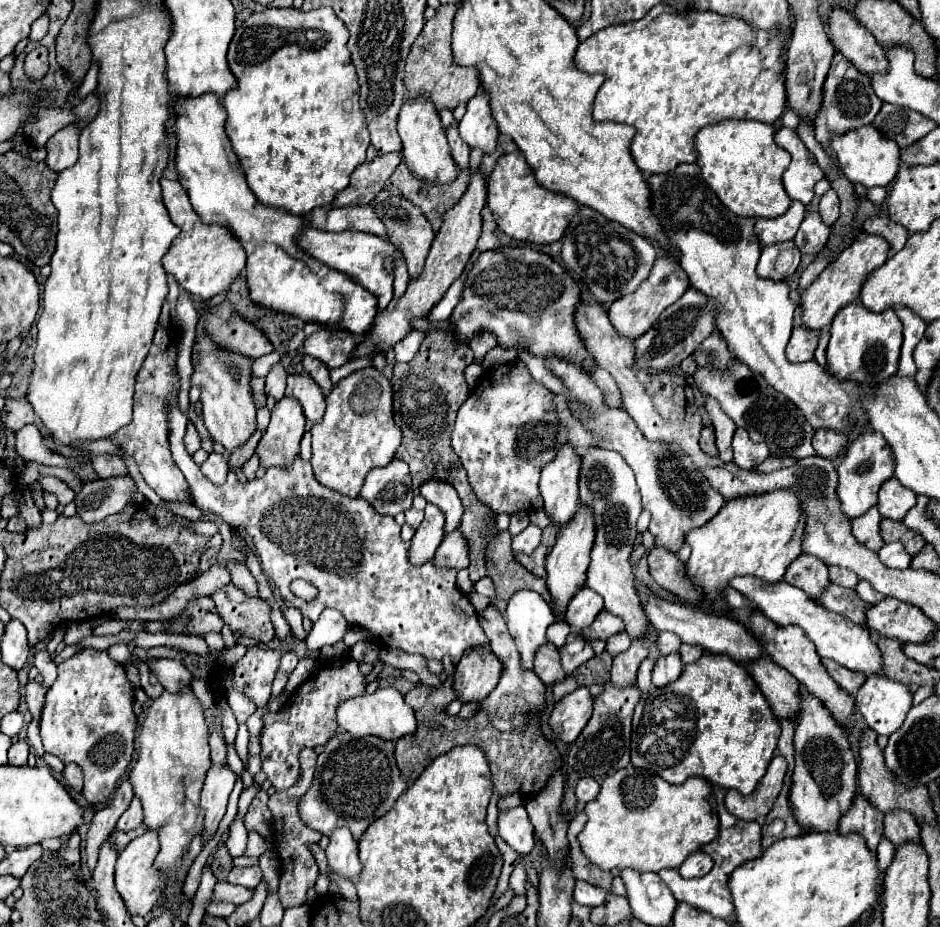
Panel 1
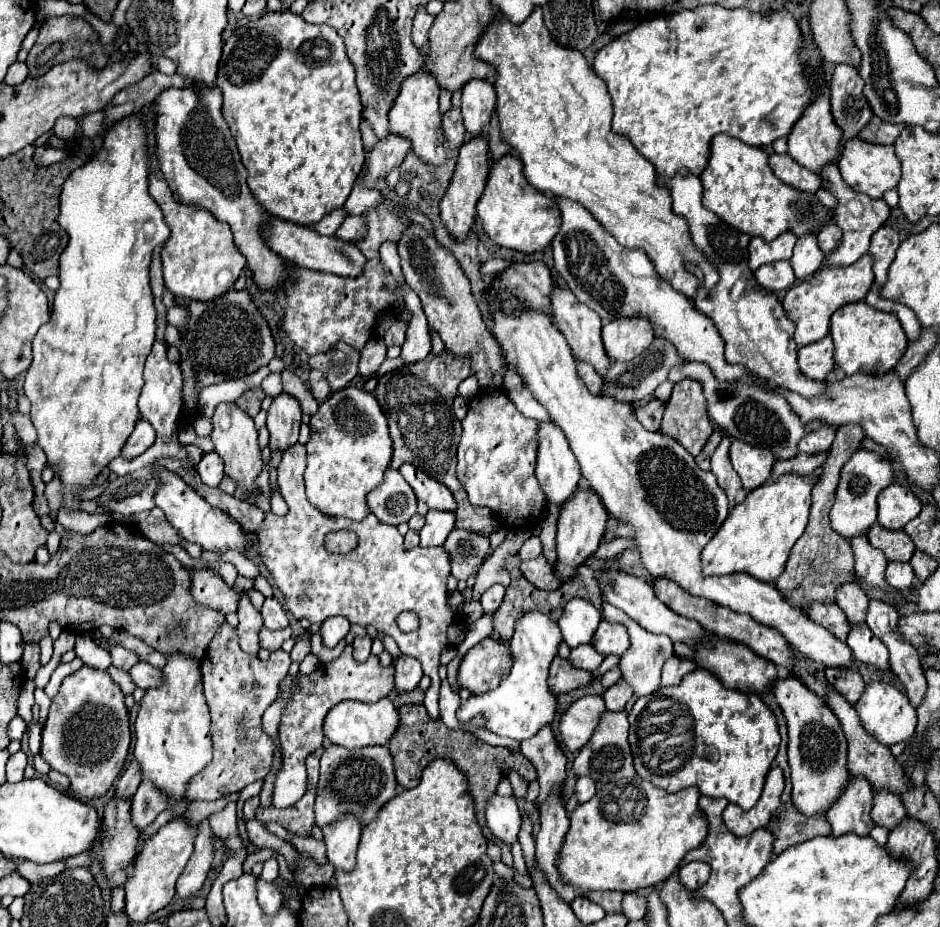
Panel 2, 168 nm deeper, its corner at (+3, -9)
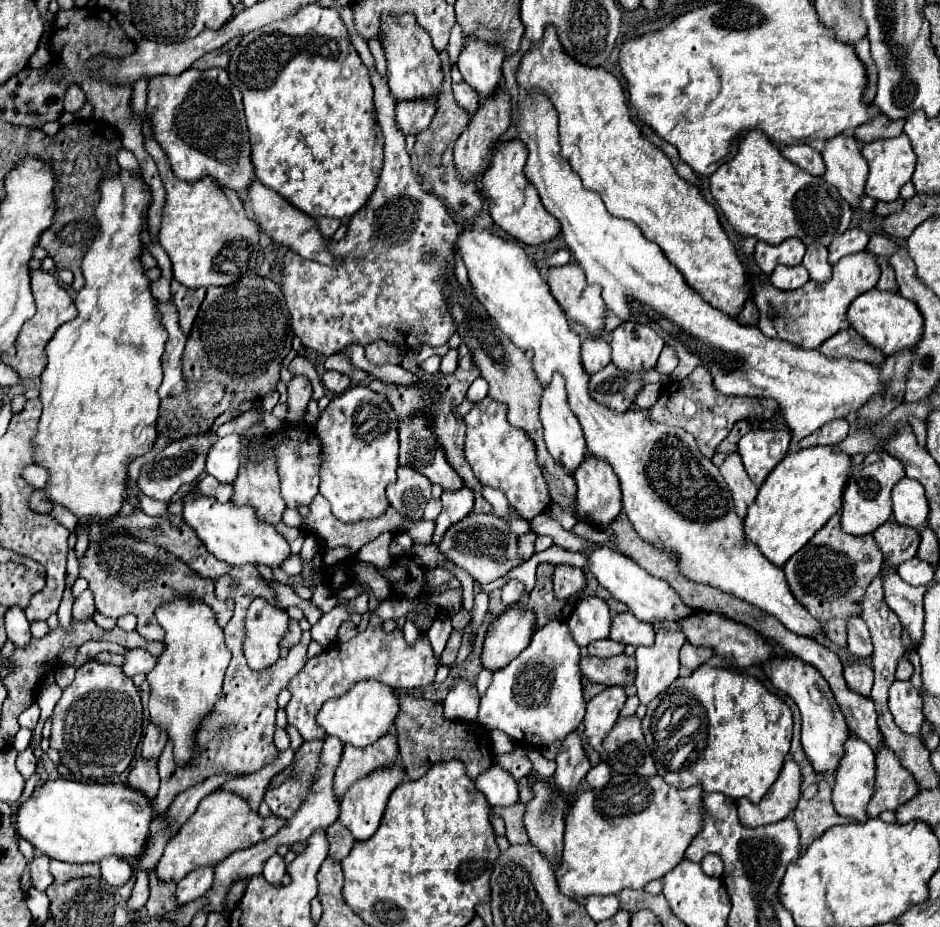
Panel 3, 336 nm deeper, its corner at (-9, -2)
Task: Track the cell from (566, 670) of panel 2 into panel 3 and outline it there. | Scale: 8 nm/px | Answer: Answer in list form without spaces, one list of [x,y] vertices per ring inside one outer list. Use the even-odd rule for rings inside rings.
[[[612,656],[612,658],[580,658],[582,674],[598,684],[604,686],[626,686],[632,684],[636,678],[636,660],[634,656]]]

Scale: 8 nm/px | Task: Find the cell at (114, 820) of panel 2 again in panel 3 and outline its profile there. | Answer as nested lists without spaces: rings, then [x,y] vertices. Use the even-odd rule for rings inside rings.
[[[138,758],[134,768],[130,770],[128,776],[128,786],[142,790],[150,802],[154,800],[154,796],[158,794],[158,786],[160,786],[160,776],[158,776],[158,760],[146,760],[146,758]]]

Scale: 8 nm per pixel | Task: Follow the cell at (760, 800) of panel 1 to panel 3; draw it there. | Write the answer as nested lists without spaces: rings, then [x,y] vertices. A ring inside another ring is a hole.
[[[788,758],[776,784],[766,792],[766,798],[762,798],[760,804],[752,804],[748,798],[738,800],[740,822],[748,828],[756,828],[784,820],[798,804],[800,782],[800,768],[792,758]]]

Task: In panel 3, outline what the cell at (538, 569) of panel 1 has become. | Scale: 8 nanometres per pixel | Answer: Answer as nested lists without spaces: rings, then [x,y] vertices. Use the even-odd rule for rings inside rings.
[[[556,566],[554,570],[554,596],[558,600],[566,600],[570,596],[576,596],[584,590],[586,586],[586,576],[582,572],[582,568],[574,568],[574,566]]]

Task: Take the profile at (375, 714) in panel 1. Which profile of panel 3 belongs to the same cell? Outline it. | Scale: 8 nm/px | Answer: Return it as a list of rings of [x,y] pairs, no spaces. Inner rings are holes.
[[[362,680],[346,694],[328,700],[316,714],[316,722],[326,730],[328,736],[338,736],[344,744],[350,742],[352,746],[358,746],[358,748],[370,746],[382,734],[386,734],[394,724],[394,718],[398,714],[396,700],[398,698],[392,688],[382,686],[380,682],[374,682],[374,680]]]

